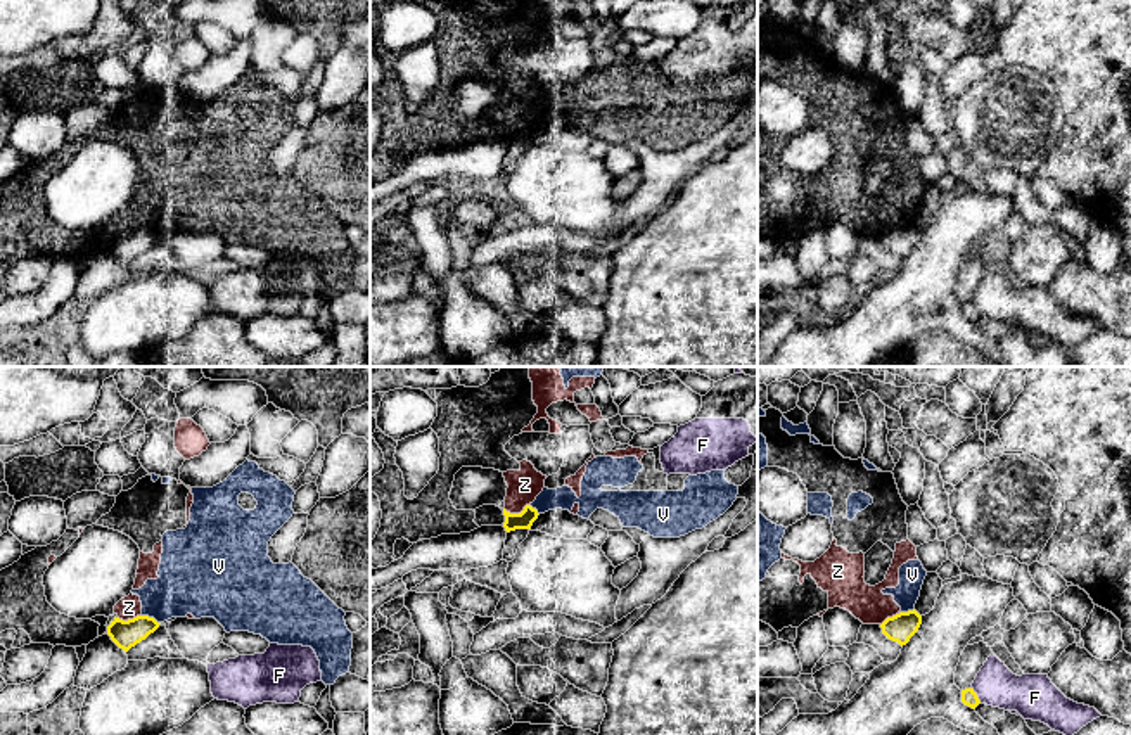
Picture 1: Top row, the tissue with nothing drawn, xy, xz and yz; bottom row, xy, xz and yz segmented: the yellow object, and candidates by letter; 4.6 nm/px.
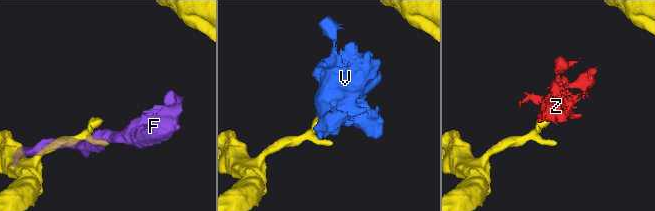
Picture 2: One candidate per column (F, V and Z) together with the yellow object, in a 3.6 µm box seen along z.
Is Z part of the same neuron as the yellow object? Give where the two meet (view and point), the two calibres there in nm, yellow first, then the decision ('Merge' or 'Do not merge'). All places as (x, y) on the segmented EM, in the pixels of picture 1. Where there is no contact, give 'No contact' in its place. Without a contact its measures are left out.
Touches yellow at xz (516, 514). Thickness 80 nm (yellow) against 150 nm. Do not merge

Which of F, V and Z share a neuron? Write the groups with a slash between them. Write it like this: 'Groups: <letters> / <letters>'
Groups: F / V Z

